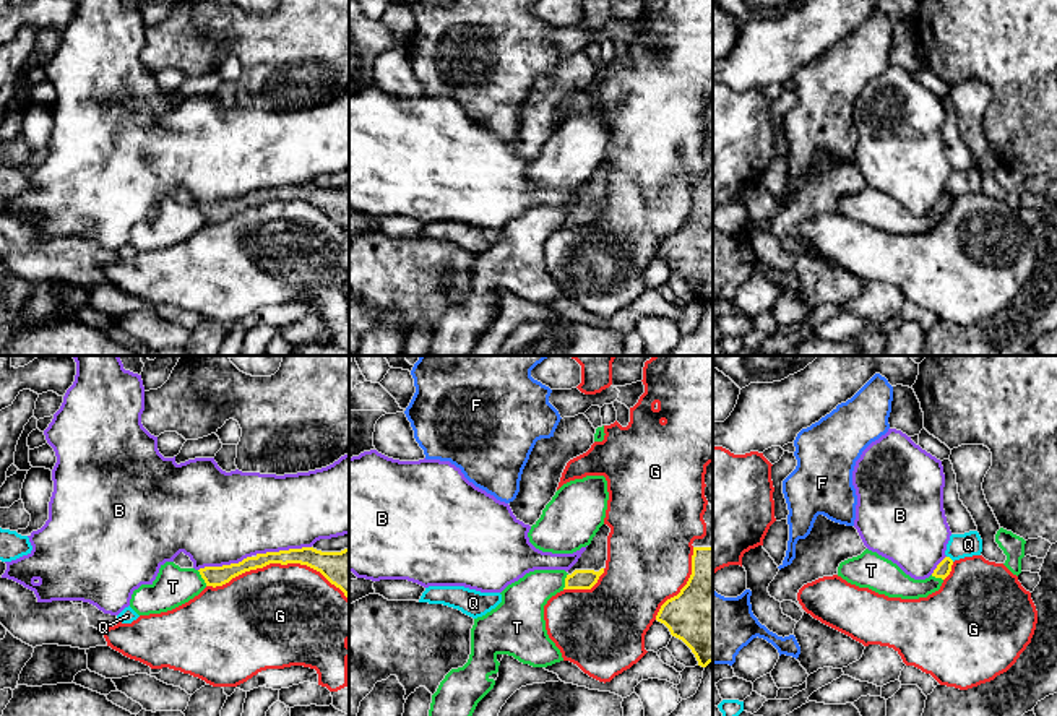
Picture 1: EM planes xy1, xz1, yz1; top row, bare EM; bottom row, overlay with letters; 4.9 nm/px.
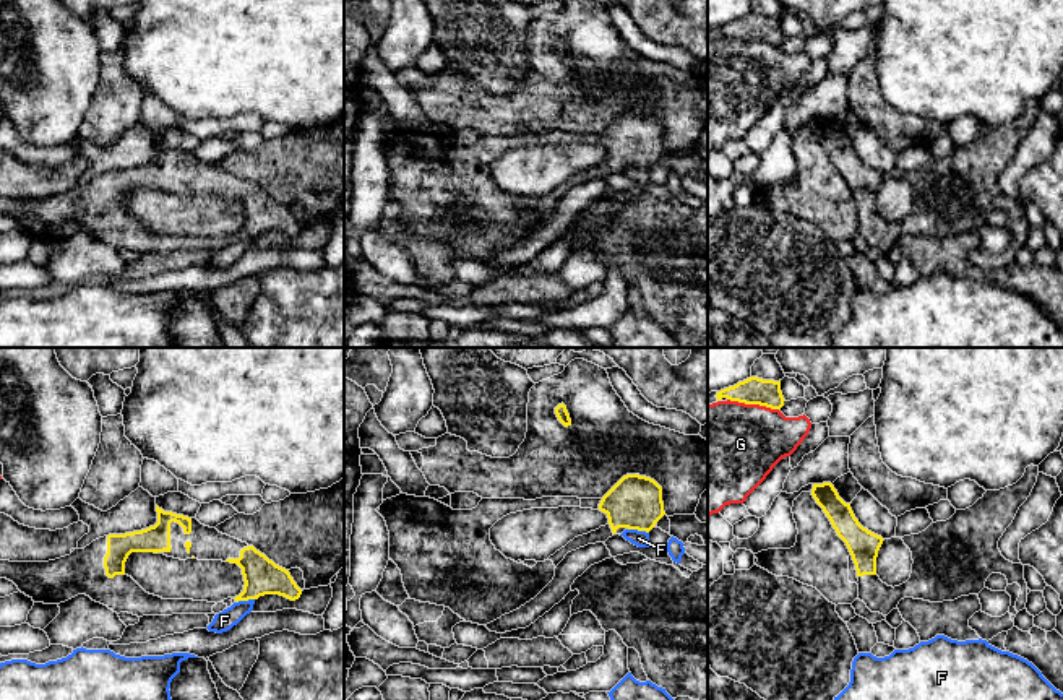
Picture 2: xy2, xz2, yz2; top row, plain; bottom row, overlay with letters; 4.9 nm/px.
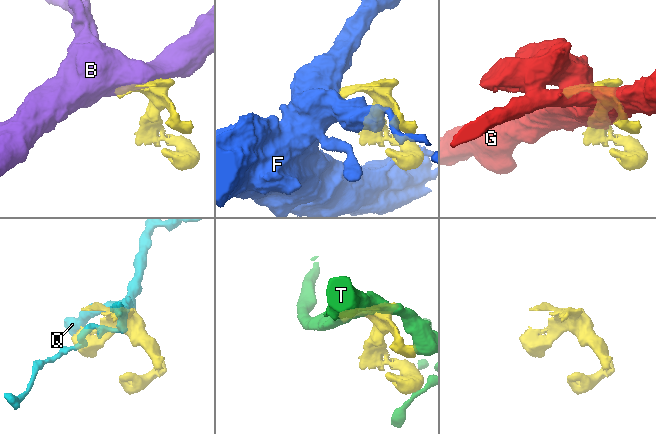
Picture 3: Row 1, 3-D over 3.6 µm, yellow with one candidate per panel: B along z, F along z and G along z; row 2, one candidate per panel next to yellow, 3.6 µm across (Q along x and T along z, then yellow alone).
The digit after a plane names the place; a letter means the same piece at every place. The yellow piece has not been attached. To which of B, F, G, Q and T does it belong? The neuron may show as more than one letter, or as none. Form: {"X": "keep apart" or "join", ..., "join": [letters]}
{"B": "keep apart", "F": "keep apart", "G": "keep apart", "Q": "keep apart", "T": "keep apart", "join": []}

